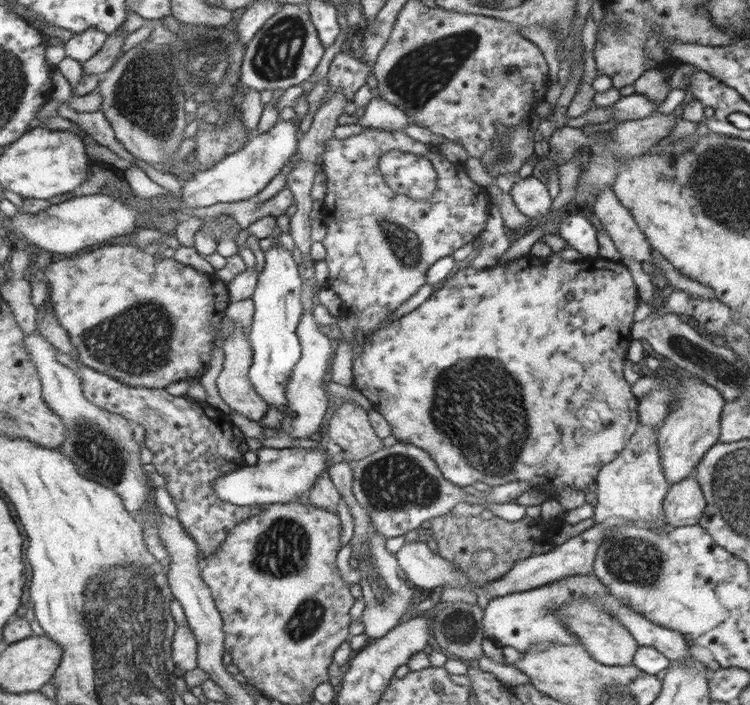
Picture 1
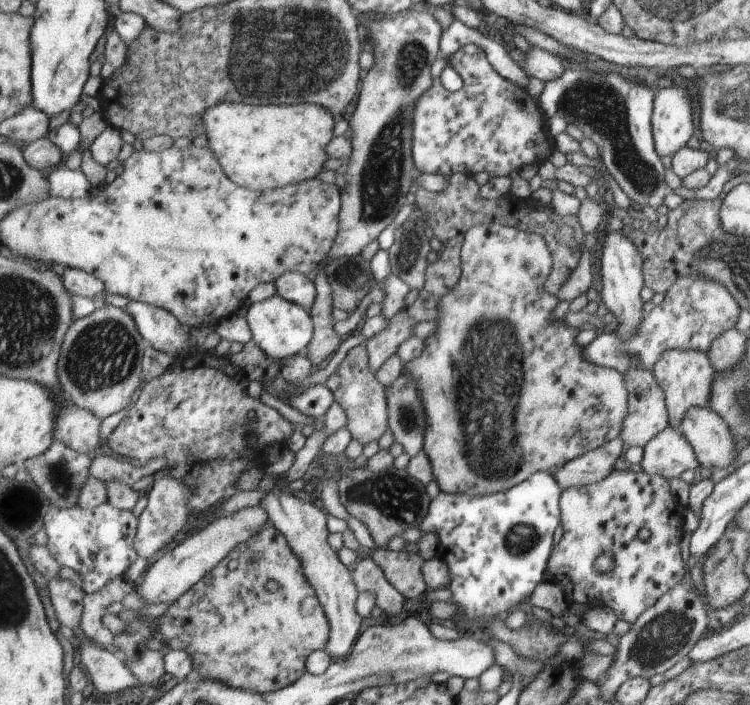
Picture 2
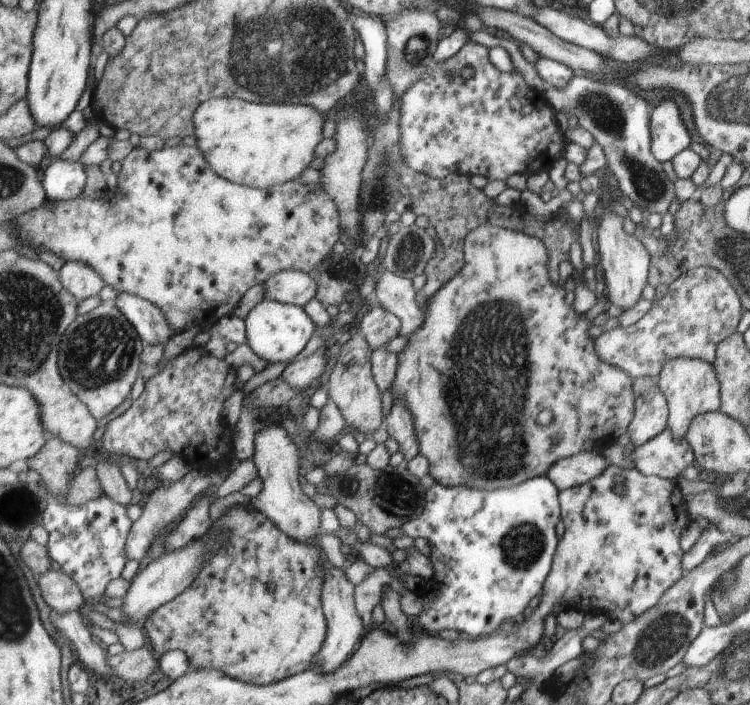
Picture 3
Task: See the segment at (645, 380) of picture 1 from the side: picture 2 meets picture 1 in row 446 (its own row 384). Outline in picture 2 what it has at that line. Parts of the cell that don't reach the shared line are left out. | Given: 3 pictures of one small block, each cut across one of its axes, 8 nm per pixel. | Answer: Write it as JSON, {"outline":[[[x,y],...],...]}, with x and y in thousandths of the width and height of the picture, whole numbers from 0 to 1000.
{"outline":[[[892,495],[879,505],[868,529],[887,556],[885,572],[892,604],[903,609],[908,596],[913,593],[916,582],[921,579],[947,579],[945,559],[948,539],[953,535],[953,528],[945,505],[937,498],[929,495]]]}

